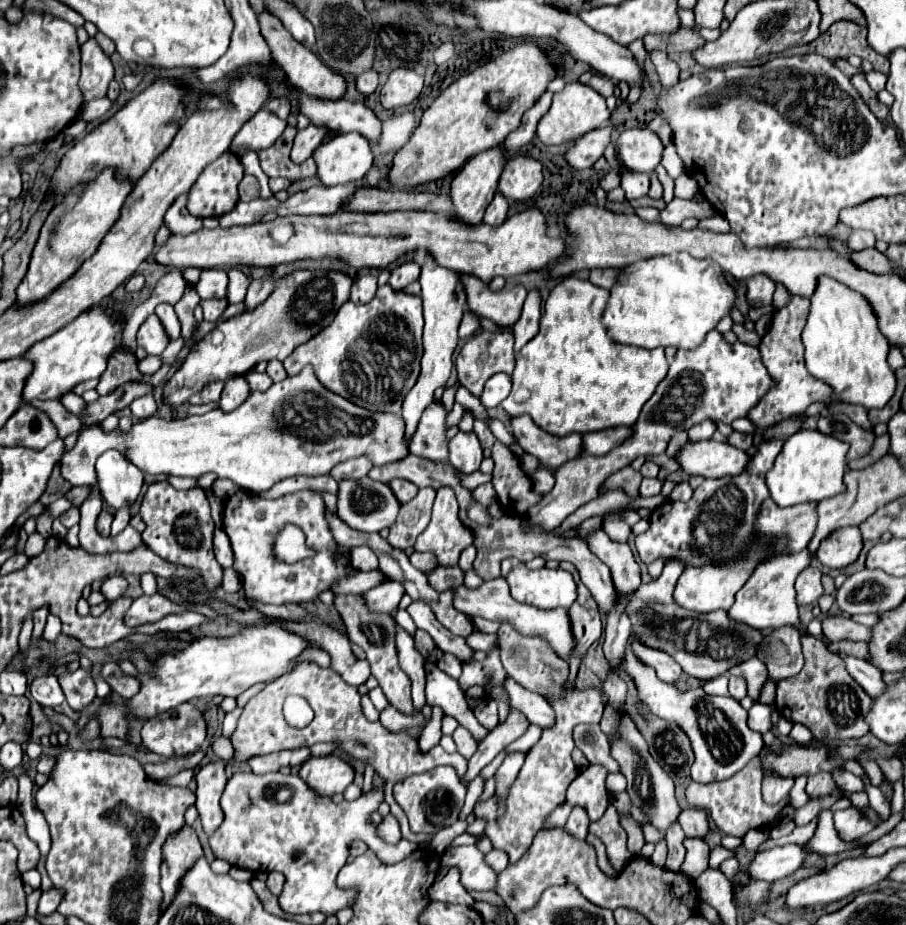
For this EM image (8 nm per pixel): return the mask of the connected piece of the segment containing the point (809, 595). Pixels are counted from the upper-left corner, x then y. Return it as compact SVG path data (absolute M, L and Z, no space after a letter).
M807 567L797 581L797 605L811 605L823 593L821 571L817 567Z

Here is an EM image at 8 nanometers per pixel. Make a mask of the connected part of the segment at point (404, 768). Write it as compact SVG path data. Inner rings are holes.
M301 661L291 673L275 679L261 693L257 693L255 697L249 699L249 703L243 709L243 715L239 717L239 725L237 725L235 733L231 735L231 743L235 749L233 761L245 763L251 757L267 755L273 751L301 749L301 747L311 747L315 743L331 743L339 751L343 751L341 755L345 755L349 761L363 761L365 765L371 765L375 769L375 773L383 779L385 801L391 807L391 815L395 815L395 819L399 821L403 837L417 845L431 847L433 835L411 833L403 809L395 803L395 799L391 795L391 787L395 783L399 783L399 779L411 777L415 773L431 771L439 765L451 765L457 771L457 775L463 779L463 775L467 775L467 759L459 753L453 753L453 755L445 753L441 745L433 747L429 753L423 753L419 749L417 737L411 737L409 733L403 733L403 731L391 733L389 729L385 729L381 725L381 721L369 721L361 711L359 699L361 699L361 695L359 695L357 687L351 687L349 683L345 683L343 677L337 675L333 669L323 669L313 661ZM289 695L301 695L315 711L315 719L303 729L291 727L283 717L283 703Z

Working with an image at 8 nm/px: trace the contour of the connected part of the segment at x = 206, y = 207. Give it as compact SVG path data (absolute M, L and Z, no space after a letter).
M225 151L219 159L209 163L195 181L187 203L189 213L201 219L229 213L239 201L237 185L243 175L241 159L235 153Z

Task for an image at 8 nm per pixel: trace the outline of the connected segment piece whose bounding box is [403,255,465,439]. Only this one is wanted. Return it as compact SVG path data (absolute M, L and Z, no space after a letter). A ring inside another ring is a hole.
M423 257L421 263L421 297L423 297L423 315L425 315L425 331L423 331L423 359L421 359L421 375L415 383L415 387L405 395L403 399L403 419L405 419L405 437L409 439L415 433L415 427L419 425L419 419L423 411L433 403L435 389L445 385L451 369L453 369L453 353L457 347L457 327L461 323L461 315L465 309L465 295L463 285L459 281L459 273L451 269L439 267L433 257Z

